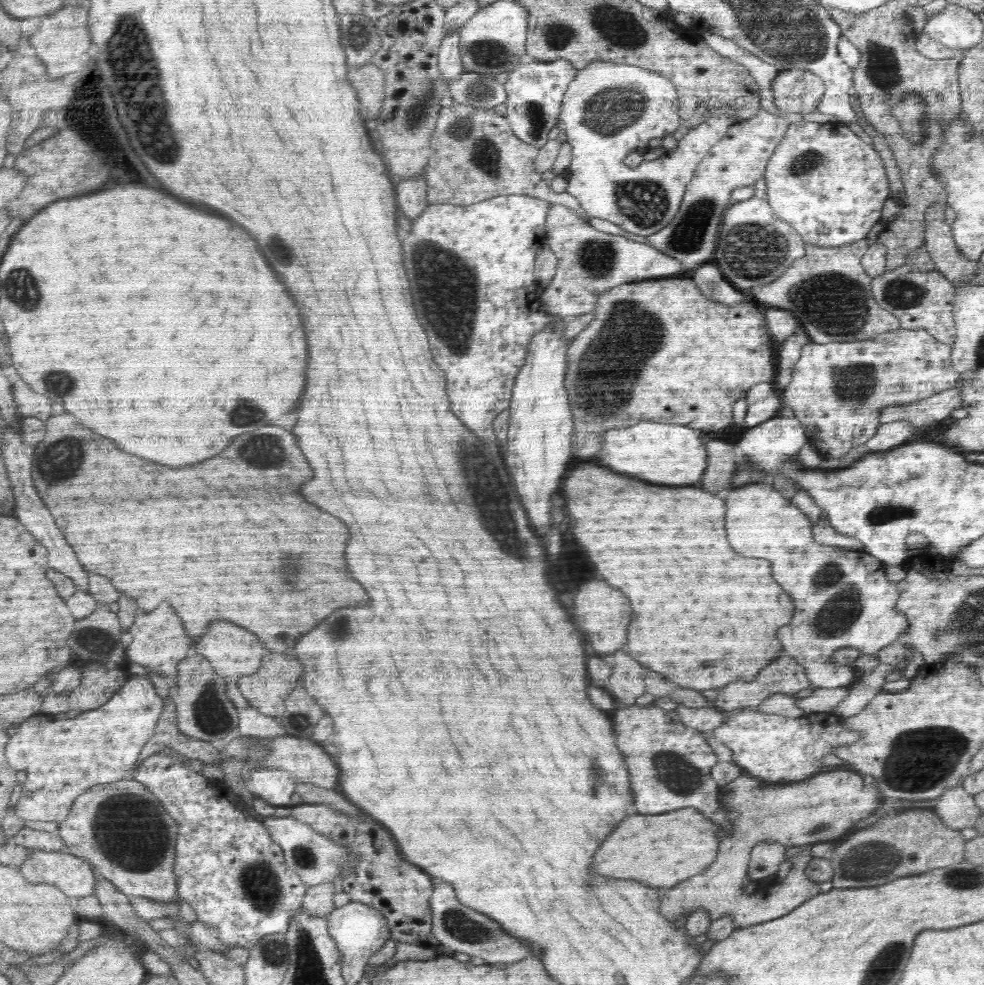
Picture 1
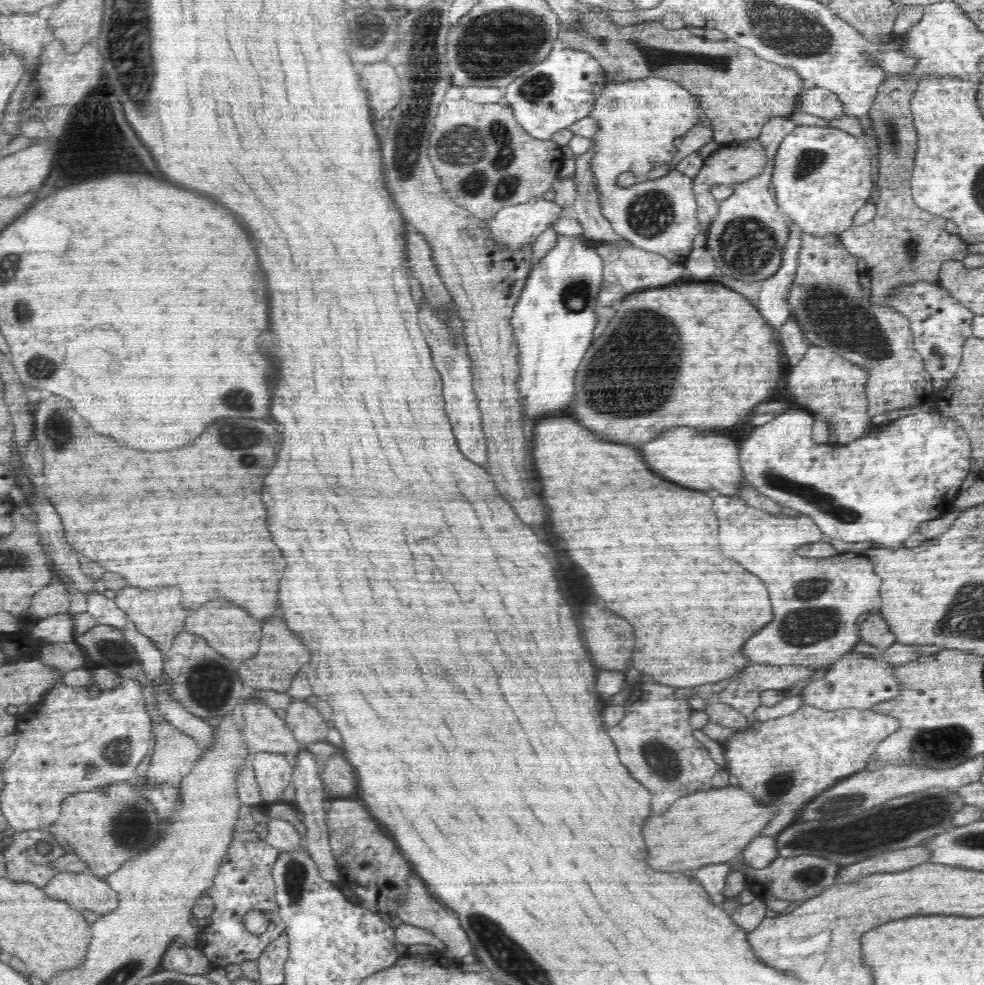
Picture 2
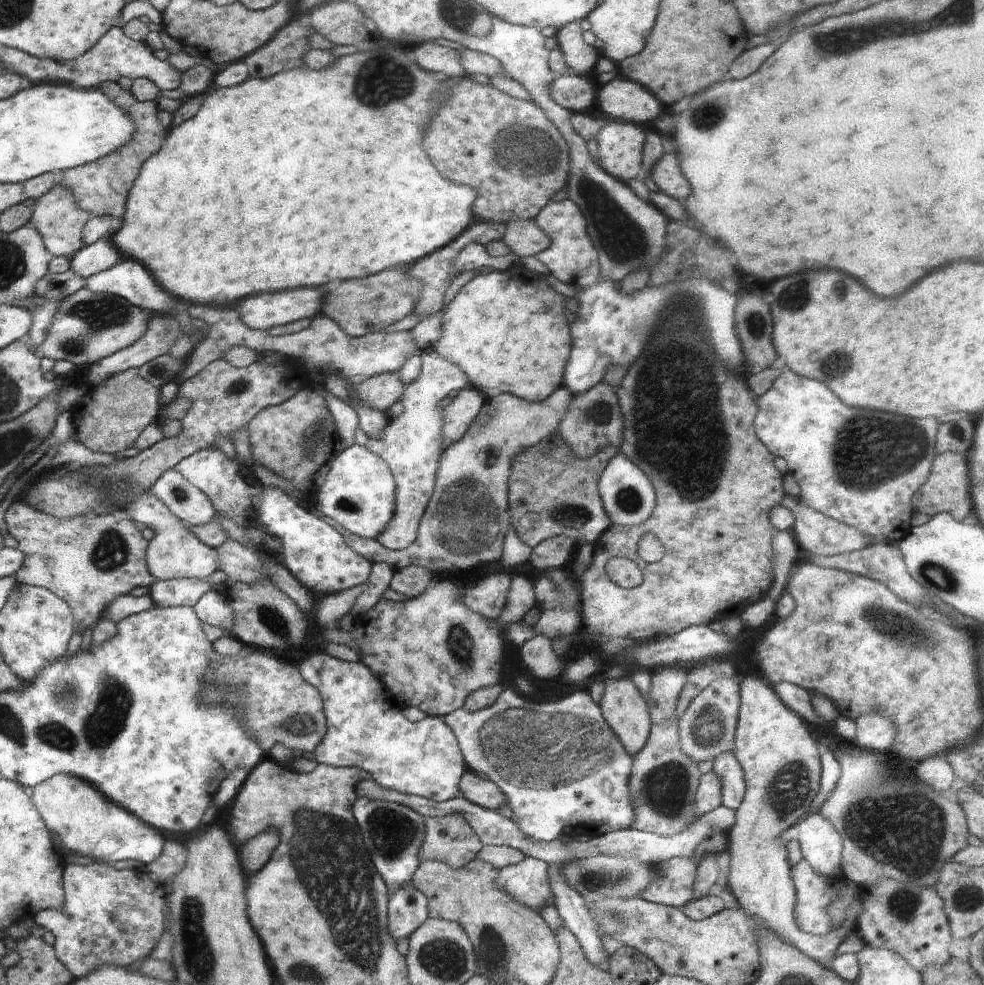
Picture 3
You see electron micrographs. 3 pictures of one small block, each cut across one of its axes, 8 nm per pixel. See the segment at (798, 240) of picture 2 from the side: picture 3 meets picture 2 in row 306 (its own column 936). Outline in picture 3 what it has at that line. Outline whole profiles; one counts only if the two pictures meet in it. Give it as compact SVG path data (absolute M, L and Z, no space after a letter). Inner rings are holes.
M940 755L930 757L912 766L916 766L913 776L939 793L944 792L956 780L952 767Z

